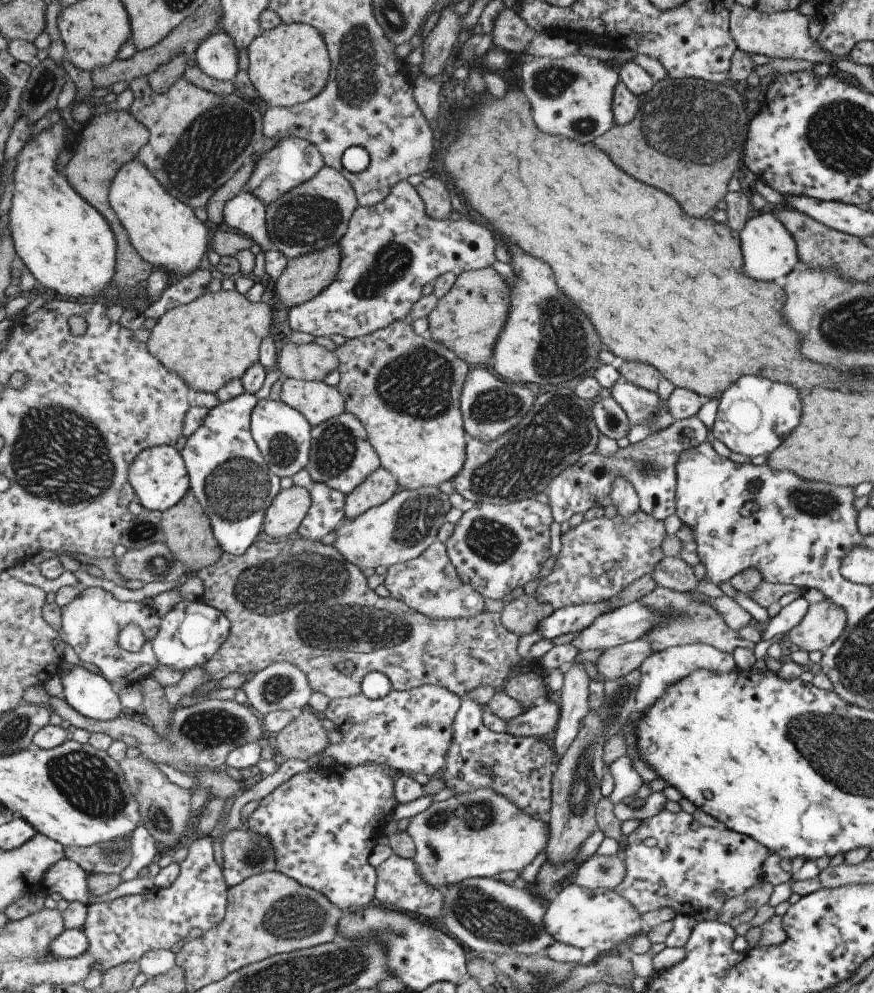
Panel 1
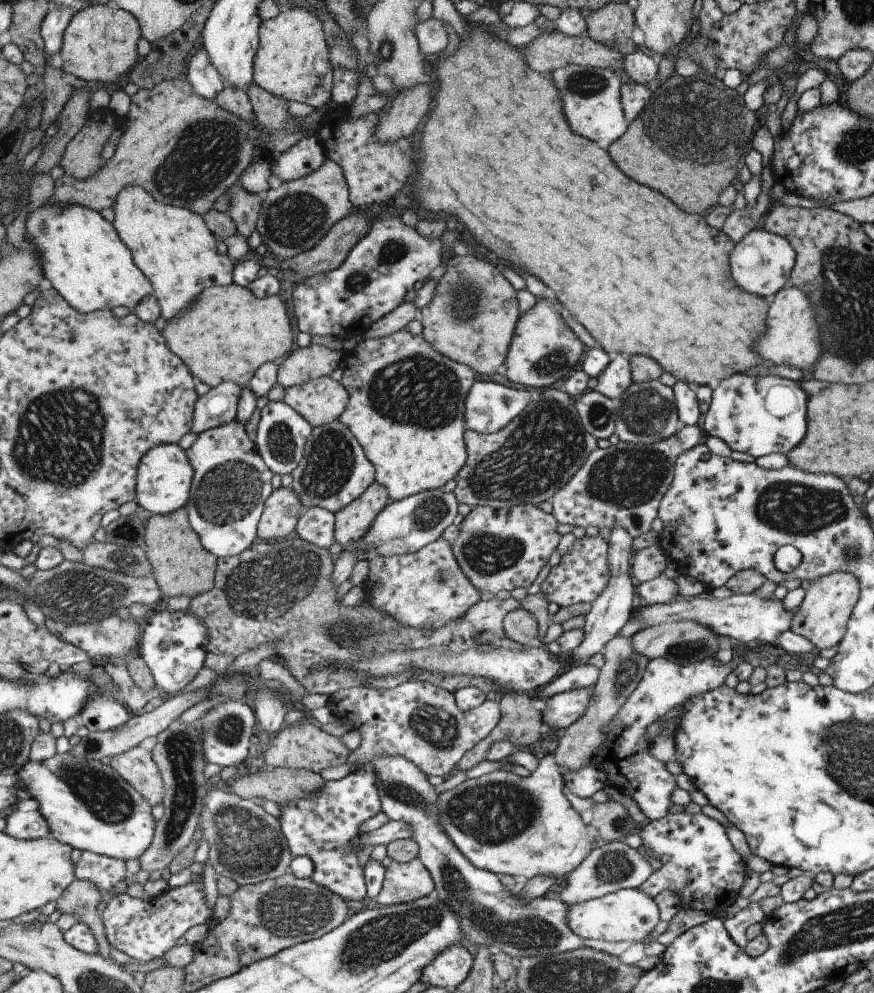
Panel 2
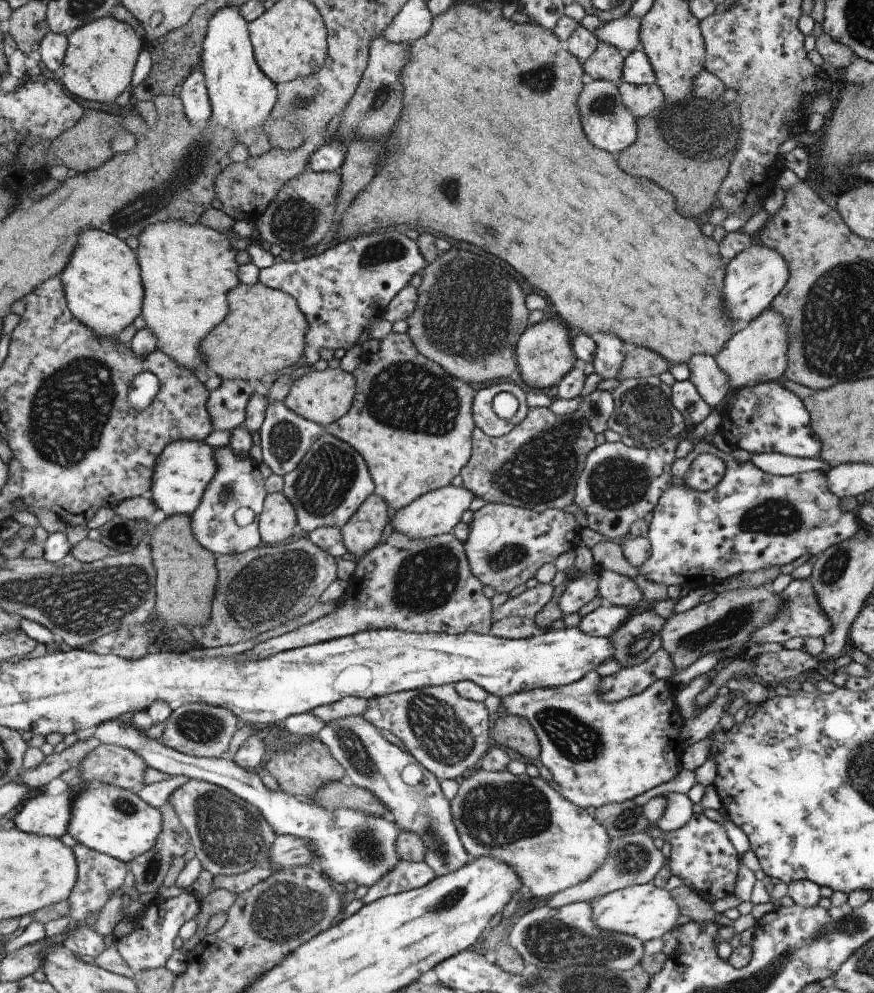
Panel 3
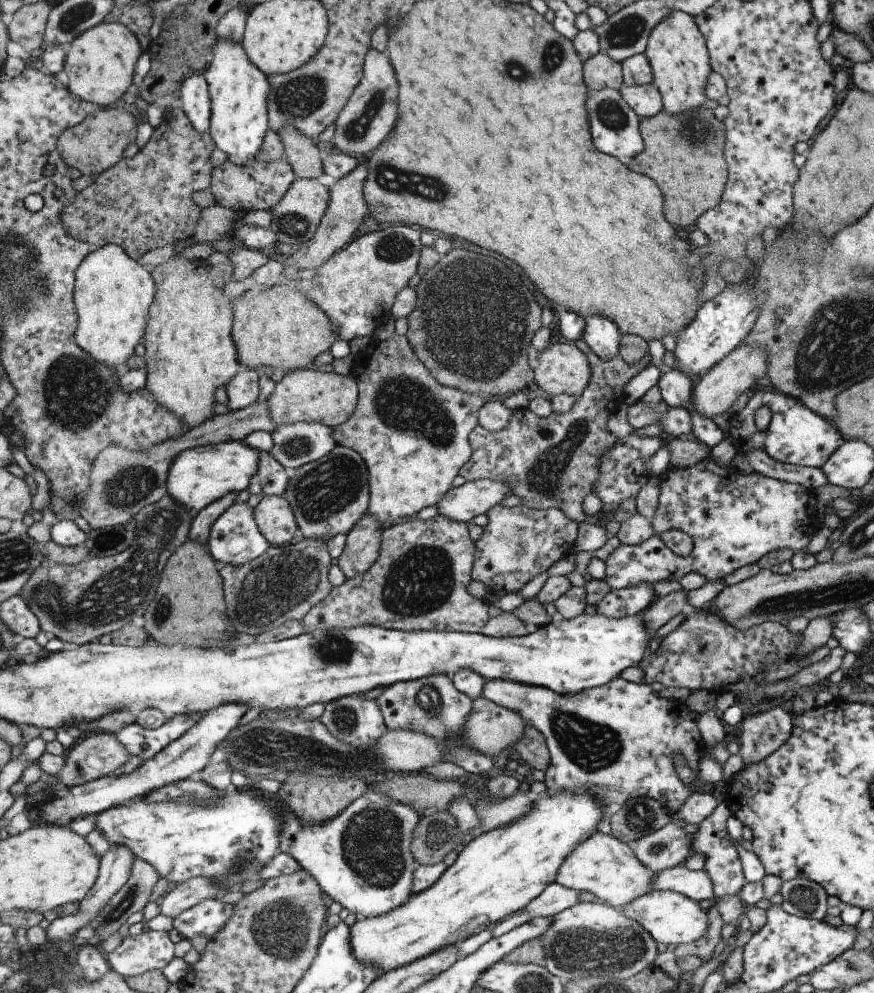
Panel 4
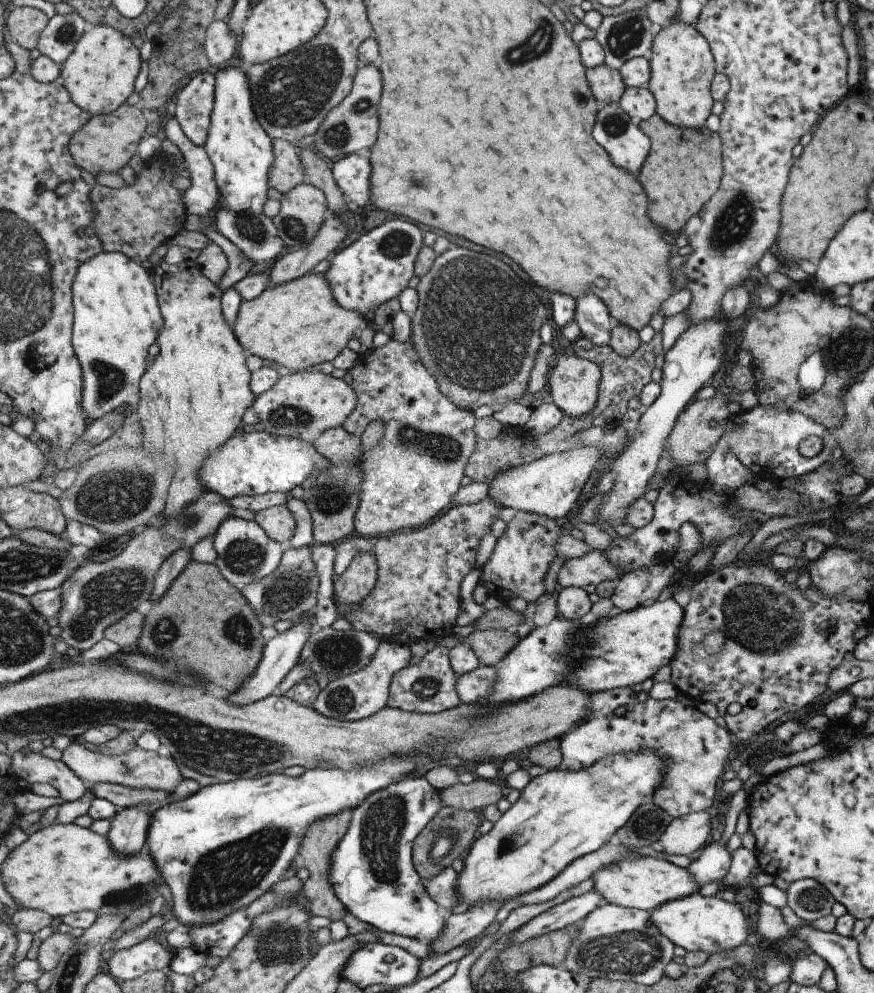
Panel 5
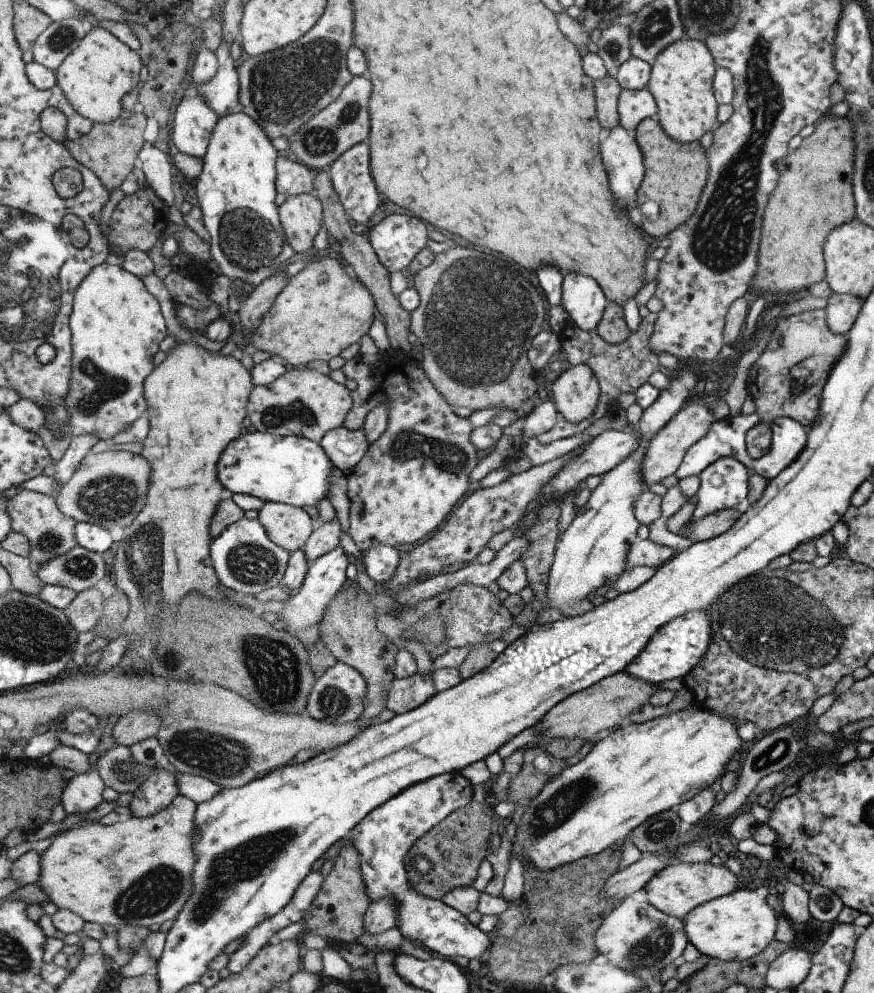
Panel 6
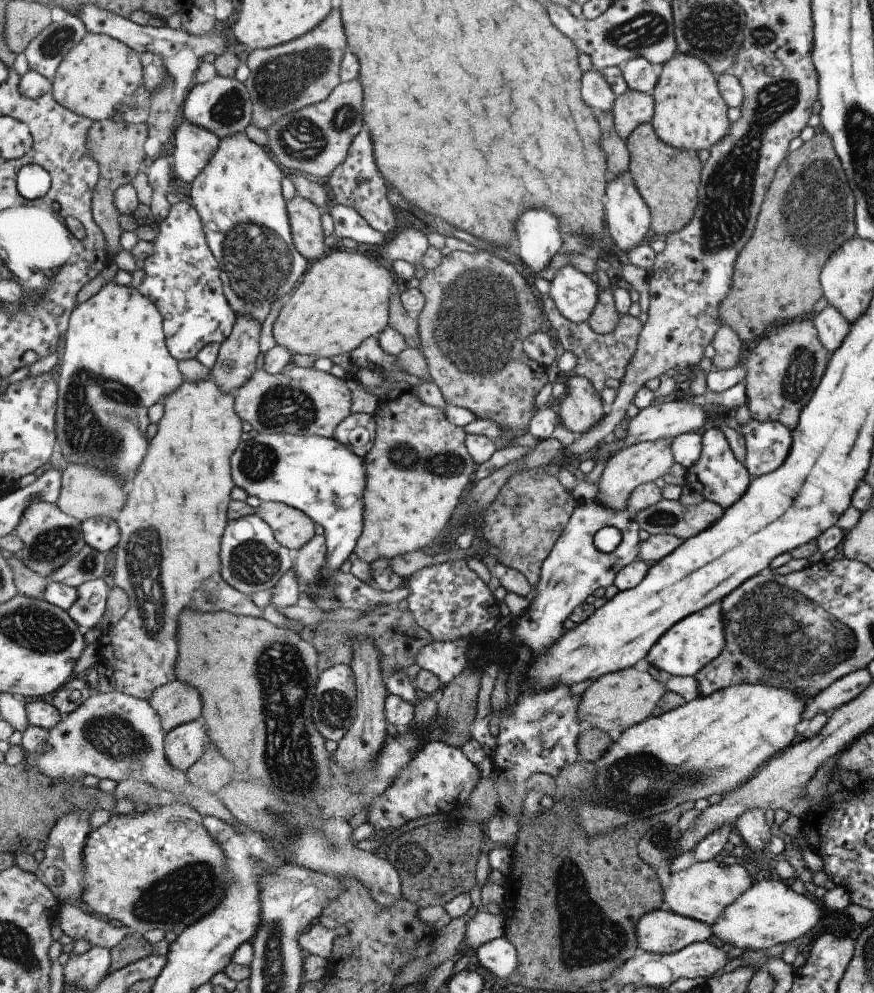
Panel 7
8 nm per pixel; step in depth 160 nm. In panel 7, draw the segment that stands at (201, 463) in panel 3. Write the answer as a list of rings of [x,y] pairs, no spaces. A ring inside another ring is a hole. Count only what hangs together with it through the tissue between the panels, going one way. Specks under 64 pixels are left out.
[[[259,433],[252,439],[241,441],[239,448],[232,456],[232,477],[236,482],[236,486],[243,488],[250,495],[256,496],[262,501],[279,501],[280,503],[288,504],[292,507],[297,507],[299,510],[305,511],[316,523],[319,523],[324,528],[327,539],[328,555],[326,563],[324,564],[324,574],[334,575],[339,568],[347,562],[352,560],[355,555],[357,543],[360,540],[361,533],[364,532],[364,492],[368,484],[367,462],[361,456],[355,454],[349,446],[340,443],[337,439],[322,437],[321,435],[294,435],[291,433]]]

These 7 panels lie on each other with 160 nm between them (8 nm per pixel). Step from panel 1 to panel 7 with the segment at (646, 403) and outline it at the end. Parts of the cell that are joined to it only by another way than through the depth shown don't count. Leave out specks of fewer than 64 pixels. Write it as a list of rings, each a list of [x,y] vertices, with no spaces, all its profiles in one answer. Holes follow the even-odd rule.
[[[568,265],[558,269],[557,274],[549,282],[549,298],[556,304],[557,310],[573,324],[587,322],[600,292],[593,278]]]

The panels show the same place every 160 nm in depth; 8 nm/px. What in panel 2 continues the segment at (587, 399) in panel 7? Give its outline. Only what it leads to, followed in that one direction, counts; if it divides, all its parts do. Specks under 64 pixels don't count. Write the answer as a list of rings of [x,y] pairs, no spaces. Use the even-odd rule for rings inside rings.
[[[537,298],[531,308],[521,313],[503,372],[508,380],[523,384],[527,389],[549,388],[555,380],[569,376],[569,370],[583,354],[585,346],[563,322],[561,306],[551,298]]]

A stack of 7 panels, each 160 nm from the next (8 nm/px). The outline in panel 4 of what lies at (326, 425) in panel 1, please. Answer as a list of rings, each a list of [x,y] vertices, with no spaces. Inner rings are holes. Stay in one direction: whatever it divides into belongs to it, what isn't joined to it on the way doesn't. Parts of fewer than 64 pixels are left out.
[[[337,445],[323,458],[292,470],[285,498],[296,513],[302,537],[328,541],[338,534],[347,535],[370,508],[370,470],[359,452]]]

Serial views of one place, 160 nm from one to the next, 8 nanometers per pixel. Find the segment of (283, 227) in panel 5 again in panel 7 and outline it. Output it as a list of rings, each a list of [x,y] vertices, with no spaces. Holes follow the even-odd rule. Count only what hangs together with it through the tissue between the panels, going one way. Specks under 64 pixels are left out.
[[[301,195],[288,201],[288,215],[292,224],[295,246],[310,262],[319,261],[332,250],[325,246],[322,213],[317,203]]]

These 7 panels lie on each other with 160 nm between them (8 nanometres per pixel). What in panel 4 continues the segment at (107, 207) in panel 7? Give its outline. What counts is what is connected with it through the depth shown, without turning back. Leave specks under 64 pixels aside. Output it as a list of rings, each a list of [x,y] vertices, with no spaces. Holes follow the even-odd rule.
[[[100,108],[88,114],[88,117],[72,129],[67,129],[60,138],[59,150],[69,166],[85,175],[100,175],[104,170],[113,168],[122,158],[125,148],[138,139],[138,121],[133,114],[122,109]]]

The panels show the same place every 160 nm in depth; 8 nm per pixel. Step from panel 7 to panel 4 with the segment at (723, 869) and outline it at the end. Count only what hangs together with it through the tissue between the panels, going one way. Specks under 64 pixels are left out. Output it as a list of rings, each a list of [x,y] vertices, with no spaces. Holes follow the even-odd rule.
[[[604,830],[593,831],[564,858],[553,883],[575,891],[586,890],[610,907],[628,906],[642,894],[652,890],[656,873],[646,869],[626,843],[617,840]]]

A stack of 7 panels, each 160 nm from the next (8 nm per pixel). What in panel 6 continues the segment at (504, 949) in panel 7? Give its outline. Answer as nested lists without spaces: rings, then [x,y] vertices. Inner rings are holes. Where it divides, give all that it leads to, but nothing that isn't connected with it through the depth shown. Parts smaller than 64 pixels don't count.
[[[462,771],[445,773],[400,792],[369,813],[349,834],[360,854],[362,876],[371,904],[394,899],[398,913],[396,928],[400,934],[413,942],[420,942],[431,954],[450,960],[457,956],[467,959],[478,959],[483,954],[487,956],[494,940],[498,940],[489,938],[486,932],[473,926],[467,916],[447,904],[446,900],[420,893],[410,881],[405,857],[419,838],[431,832],[451,812],[471,802],[471,794],[473,784],[463,776]]]

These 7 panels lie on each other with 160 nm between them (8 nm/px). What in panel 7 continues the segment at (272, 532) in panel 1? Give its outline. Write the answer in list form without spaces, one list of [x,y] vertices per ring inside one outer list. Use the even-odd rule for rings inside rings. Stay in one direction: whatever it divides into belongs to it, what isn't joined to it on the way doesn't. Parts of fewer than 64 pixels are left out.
[[[262,501],[256,513],[269,523],[279,542],[299,550],[315,537],[315,521],[305,511],[279,501]]]

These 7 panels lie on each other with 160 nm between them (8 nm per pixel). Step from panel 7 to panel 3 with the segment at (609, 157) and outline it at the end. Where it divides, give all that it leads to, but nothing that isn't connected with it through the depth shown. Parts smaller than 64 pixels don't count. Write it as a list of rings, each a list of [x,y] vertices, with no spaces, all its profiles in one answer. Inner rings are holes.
[[[598,41],[595,50],[582,62],[584,77],[590,80],[603,78],[619,83],[622,76],[621,54],[613,46]]]

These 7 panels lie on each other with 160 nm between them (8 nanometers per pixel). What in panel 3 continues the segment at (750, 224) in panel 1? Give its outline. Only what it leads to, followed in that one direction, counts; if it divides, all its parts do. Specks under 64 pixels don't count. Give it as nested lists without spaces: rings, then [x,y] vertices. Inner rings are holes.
[[[753,244],[740,250],[733,258],[726,262],[723,280],[723,298],[729,310],[729,316],[722,316],[731,321],[733,326],[748,323],[760,312],[767,309],[776,294],[783,288],[789,276],[788,266],[781,258],[781,253],[765,245]]]

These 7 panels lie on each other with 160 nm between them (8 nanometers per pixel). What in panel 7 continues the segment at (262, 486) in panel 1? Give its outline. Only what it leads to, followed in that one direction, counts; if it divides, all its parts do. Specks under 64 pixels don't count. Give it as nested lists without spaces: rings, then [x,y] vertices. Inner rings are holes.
[[[256,512],[228,522],[220,559],[221,574],[225,582],[250,596],[259,591],[273,590],[294,566],[291,562],[291,549],[279,542],[269,523]]]

